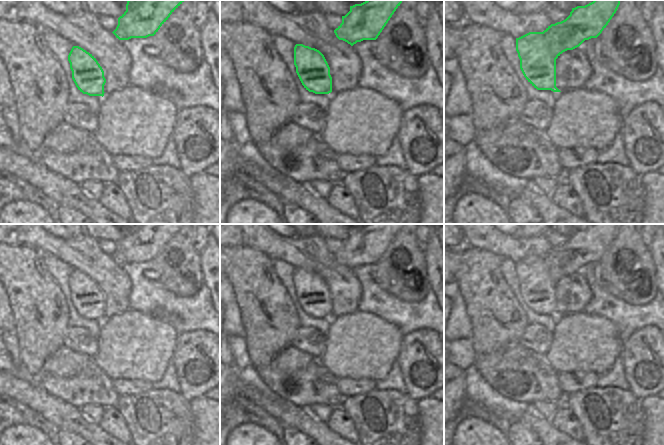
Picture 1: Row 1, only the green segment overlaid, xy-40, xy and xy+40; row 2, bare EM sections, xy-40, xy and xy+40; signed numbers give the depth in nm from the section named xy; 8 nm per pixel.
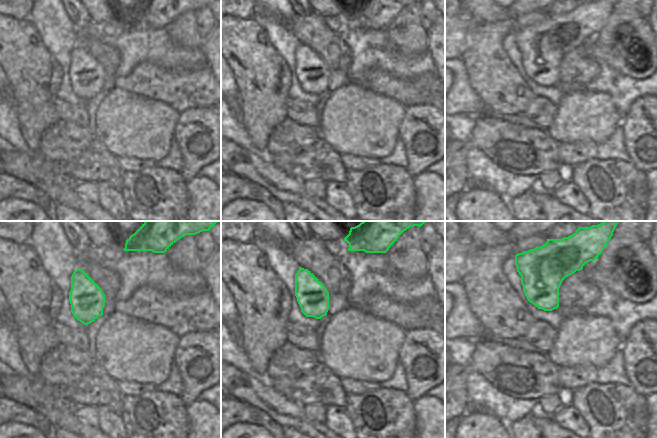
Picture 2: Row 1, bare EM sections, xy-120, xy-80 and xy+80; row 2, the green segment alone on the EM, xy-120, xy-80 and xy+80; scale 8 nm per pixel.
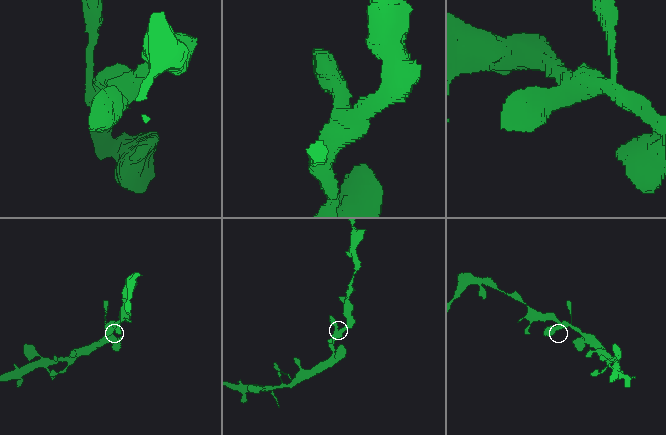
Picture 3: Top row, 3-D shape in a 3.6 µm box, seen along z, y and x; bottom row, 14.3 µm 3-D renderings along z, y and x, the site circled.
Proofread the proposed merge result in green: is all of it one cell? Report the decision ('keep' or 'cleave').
keep

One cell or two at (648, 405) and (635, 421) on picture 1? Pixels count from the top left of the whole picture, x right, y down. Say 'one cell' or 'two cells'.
two cells

